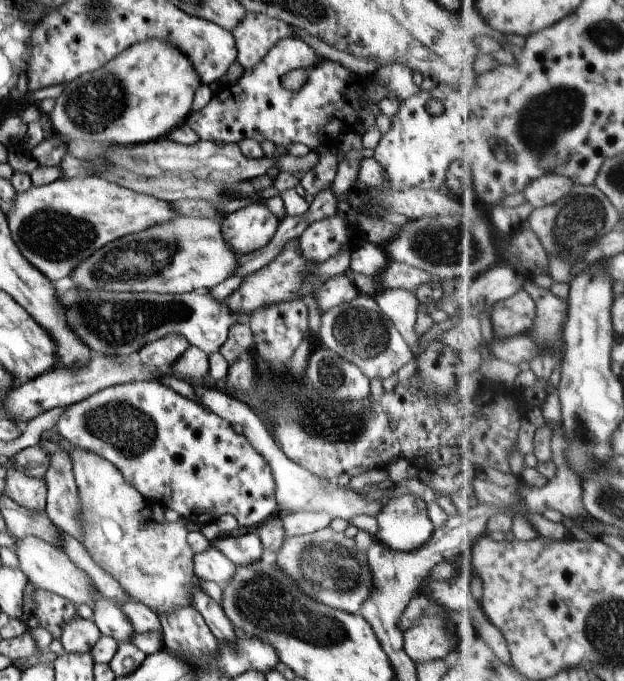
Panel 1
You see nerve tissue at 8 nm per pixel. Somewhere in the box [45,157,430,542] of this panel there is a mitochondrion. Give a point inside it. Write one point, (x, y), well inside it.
(114, 323)

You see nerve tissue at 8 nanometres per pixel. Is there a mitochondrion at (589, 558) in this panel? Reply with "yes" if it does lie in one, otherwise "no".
no

